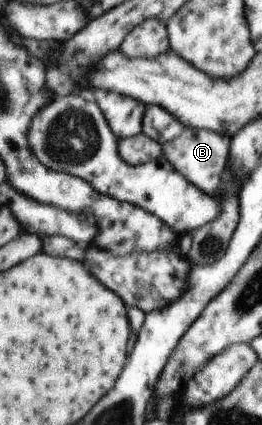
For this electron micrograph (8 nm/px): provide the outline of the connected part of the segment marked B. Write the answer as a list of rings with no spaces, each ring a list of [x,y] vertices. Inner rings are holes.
[[[185,128],[176,139],[161,145],[161,155],[186,178],[186,181],[207,194],[215,195],[227,163],[229,148],[230,138],[224,134],[203,129]]]

